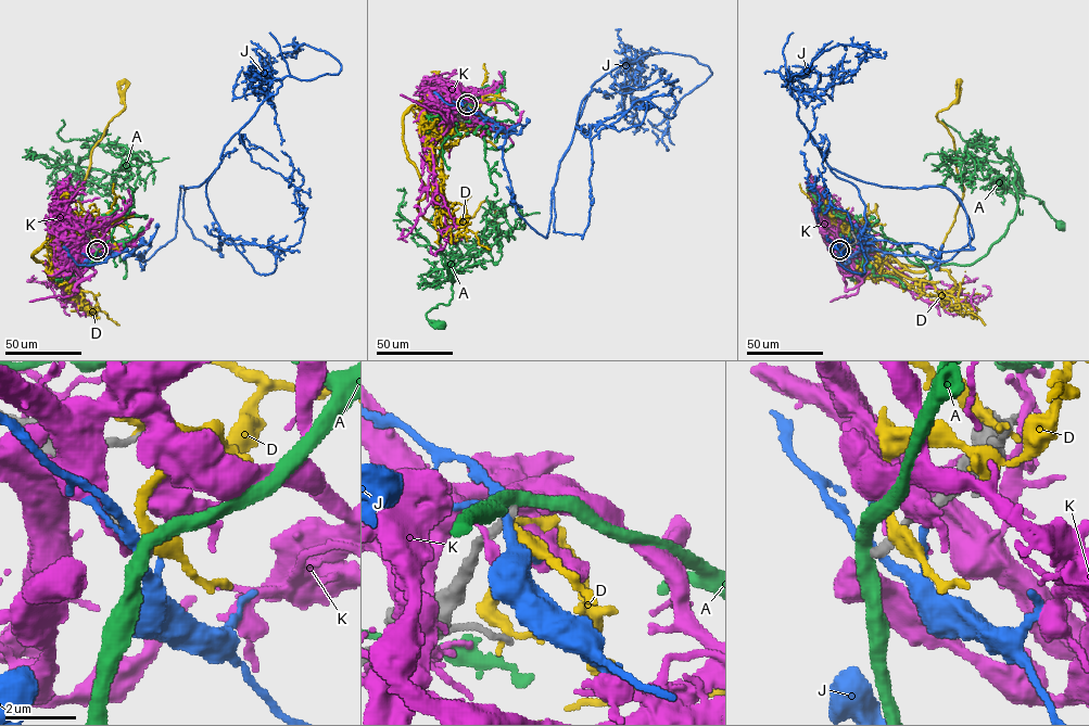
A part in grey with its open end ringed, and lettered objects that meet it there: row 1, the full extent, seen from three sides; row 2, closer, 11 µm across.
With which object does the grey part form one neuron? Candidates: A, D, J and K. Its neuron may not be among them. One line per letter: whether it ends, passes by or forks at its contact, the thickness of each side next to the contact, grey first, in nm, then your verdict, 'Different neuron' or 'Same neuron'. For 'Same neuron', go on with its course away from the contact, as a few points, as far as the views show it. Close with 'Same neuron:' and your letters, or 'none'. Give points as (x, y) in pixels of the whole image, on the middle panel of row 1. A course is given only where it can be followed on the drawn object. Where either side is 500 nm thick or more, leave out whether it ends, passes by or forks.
A: It passes by. Thickness 280 nm (grey) against 420 nm. Different neuron
D: It passes by. Thickness 340 nm (grey) against 380 nm. Different neuron
J: It forks there. Thickness 320 nm (grey) against 240 nm. Different neuron
K: It ends there. Thickness 400 nm (grey) against 280 nm. Different neuron
Same neuron: none

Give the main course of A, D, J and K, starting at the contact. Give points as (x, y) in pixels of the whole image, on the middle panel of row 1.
A: (468, 104), (486, 122), (457, 126), (433, 175), (440, 250), (453, 282), (450, 304), (426, 314), (440, 325)
D: (467, 104), (467, 115), (439, 122), (435, 190), (417, 209), (448, 228), (490, 201), (492, 220)
J: (467, 104), (546, 238), (586, 96), (580, 129), (620, 130), (674, 116), (669, 81)
K: (466, 105), (432, 149), (437, 189), (455, 224), (446, 229), (442, 250), (433, 254), (430, 246)

